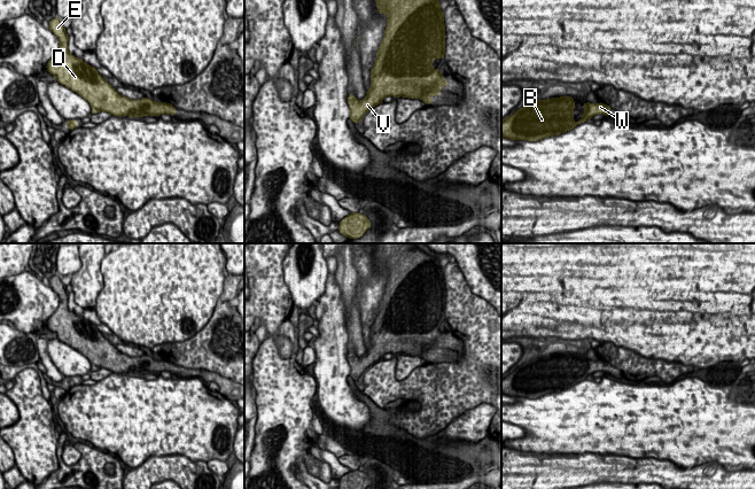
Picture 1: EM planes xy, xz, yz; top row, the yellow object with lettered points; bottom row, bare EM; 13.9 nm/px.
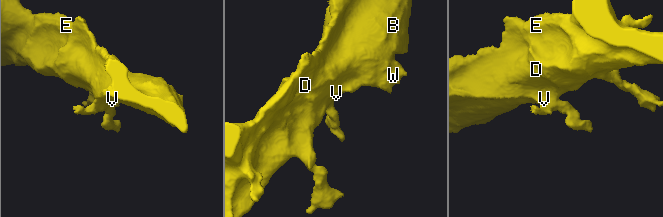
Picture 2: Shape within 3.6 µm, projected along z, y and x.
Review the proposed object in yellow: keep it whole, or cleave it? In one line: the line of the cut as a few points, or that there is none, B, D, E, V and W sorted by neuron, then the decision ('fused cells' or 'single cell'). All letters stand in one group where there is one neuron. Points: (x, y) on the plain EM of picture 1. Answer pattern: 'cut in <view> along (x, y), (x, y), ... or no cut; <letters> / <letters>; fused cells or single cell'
no cut; B D E V W; single cell

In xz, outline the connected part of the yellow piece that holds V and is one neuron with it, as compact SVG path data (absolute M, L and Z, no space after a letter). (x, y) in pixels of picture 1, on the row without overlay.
M379 243L375 258L378 270L388 272L387 285L371 326L371 347L366 348L366 355L359 358L353 351L348 352L350 378L355 381L359 381L363 373L386 354L419 355L430 363L431 354L439 352L441 344L449 342L441 327L433 325L433 317L444 317L445 310L446 293L441 259L402 243Z

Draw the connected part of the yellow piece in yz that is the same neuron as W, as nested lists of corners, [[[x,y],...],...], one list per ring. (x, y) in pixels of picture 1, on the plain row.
[[[553,354],[548,357],[529,359],[501,378],[501,395],[538,398],[573,387],[594,372],[602,371],[609,374],[612,366],[602,359],[597,362],[585,359],[583,362],[584,372],[575,381],[574,365],[573,354]]]

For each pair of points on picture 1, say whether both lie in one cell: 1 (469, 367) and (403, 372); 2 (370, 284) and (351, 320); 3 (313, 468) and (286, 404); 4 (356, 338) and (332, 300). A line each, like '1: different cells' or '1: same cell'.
1: different cells
2: different cells
3: same cell
4: different cells

